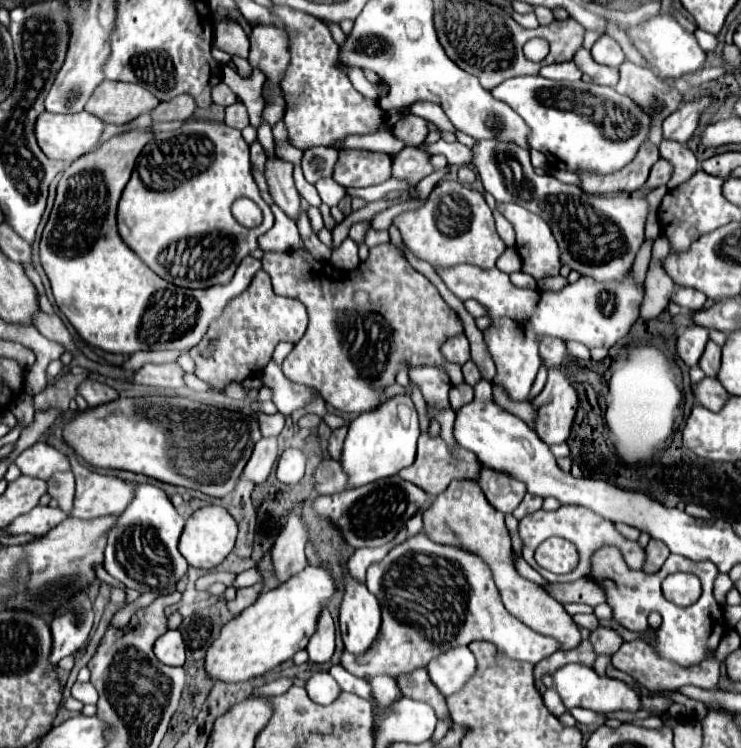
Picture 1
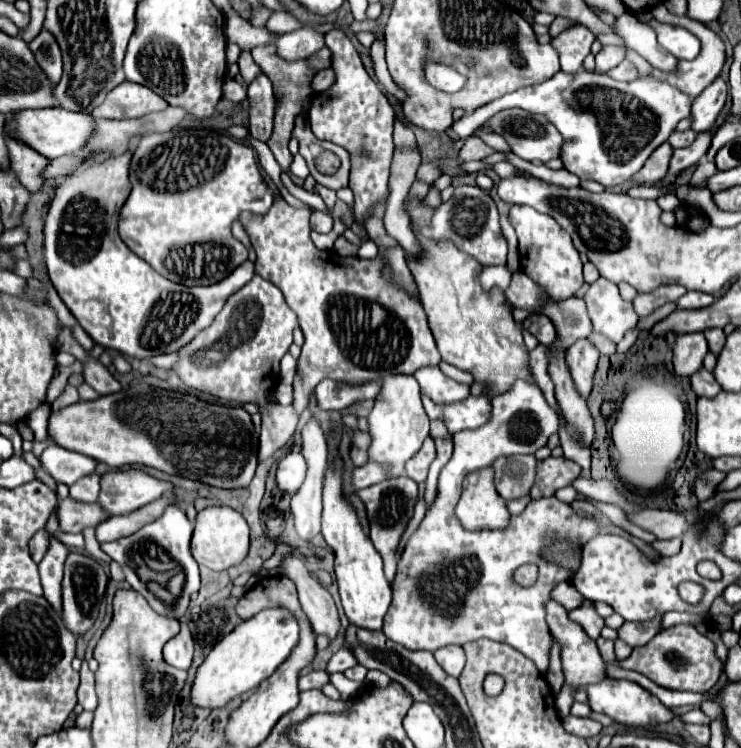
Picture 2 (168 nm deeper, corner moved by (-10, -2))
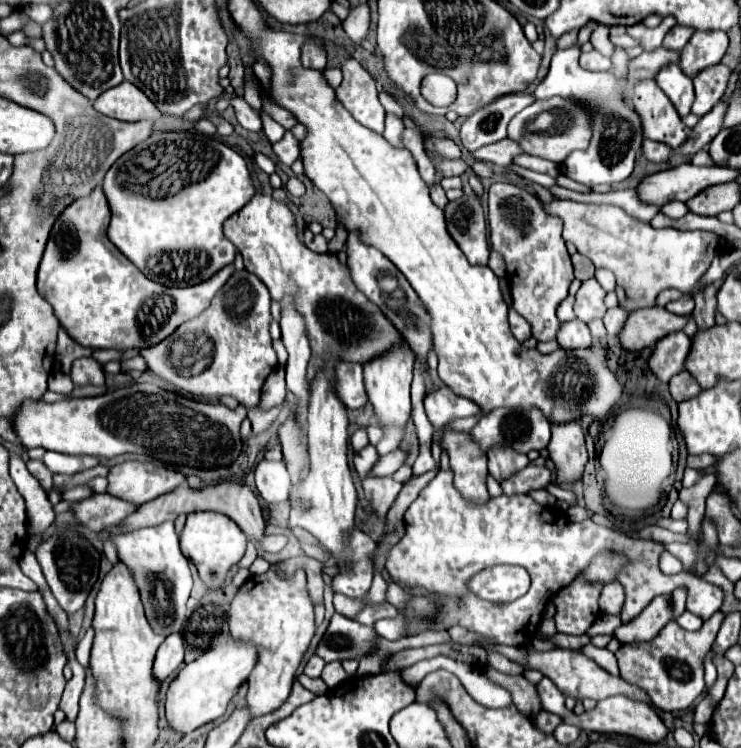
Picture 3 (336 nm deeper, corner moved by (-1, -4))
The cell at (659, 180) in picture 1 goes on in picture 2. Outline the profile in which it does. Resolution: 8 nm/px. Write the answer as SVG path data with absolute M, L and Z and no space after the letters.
M700 133L690 147L676 149L674 155L672 155L672 159L670 159L670 169L668 169L668 173L670 173L670 175L678 175L678 173L682 173L684 169L696 165L696 163L706 155L706 151L708 151L708 147L710 147L710 139L712 139L710 133Z

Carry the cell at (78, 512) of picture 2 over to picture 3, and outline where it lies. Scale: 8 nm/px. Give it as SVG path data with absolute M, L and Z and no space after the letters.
M93 495L89 499L83 499L71 507L77 521L81 525L87 525L93 531L101 531L103 527L111 527L121 523L131 511L137 511L135 503L123 503L123 499L115 499L115 495Z

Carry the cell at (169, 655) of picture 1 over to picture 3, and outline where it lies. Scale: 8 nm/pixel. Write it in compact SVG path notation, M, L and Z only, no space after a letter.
M172 633L161 643L155 663L153 663L153 673L157 681L167 679L173 671L179 669L179 665L184 661L185 640L182 633Z

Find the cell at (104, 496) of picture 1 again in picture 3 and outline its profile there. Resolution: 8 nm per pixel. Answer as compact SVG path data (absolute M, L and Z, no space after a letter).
M125 461L111 467L107 493L125 501L143 505L167 491L179 487L187 477L153 461Z

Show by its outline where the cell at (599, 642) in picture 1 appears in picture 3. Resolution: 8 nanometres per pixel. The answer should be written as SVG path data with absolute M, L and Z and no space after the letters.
M669 595L655 597L639 617L635 617L631 623L621 625L615 631L615 637L621 643L637 643L637 641L649 641L653 639L669 621L673 619L673 607Z

